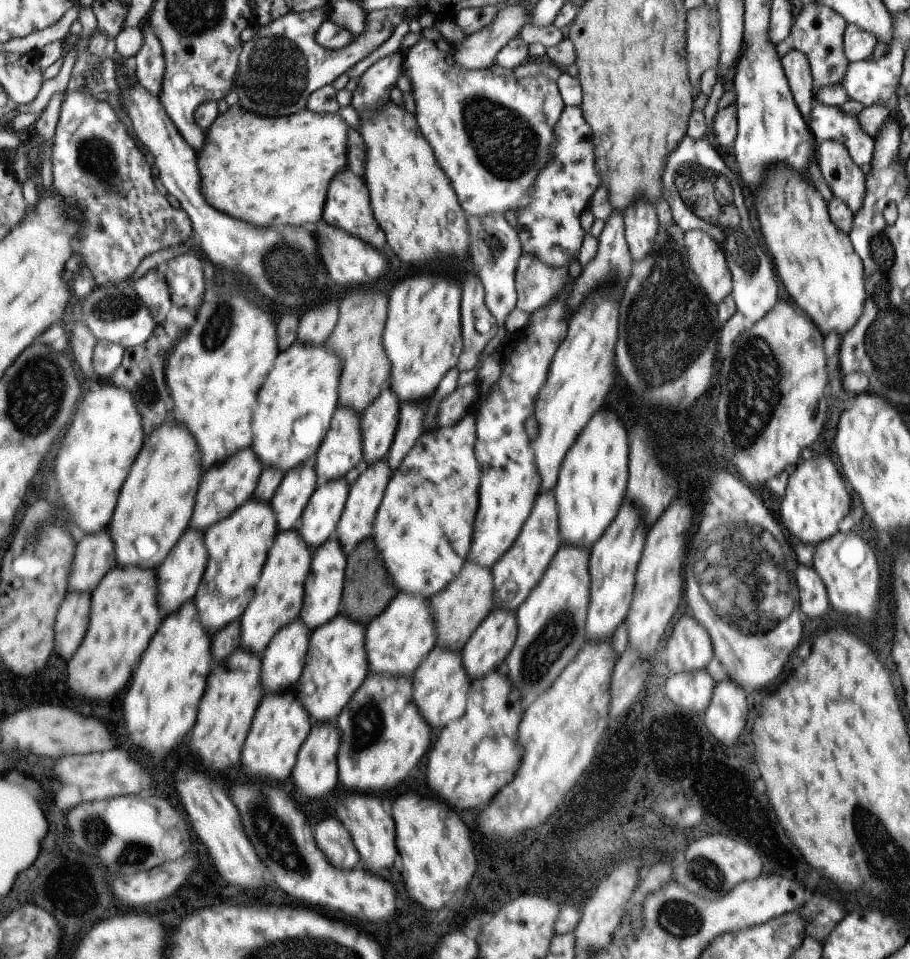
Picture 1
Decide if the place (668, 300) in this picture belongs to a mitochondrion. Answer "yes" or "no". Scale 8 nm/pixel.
yes

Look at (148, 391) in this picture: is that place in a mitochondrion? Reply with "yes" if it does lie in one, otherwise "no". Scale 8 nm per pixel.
yes

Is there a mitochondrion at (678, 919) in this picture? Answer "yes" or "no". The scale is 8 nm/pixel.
yes

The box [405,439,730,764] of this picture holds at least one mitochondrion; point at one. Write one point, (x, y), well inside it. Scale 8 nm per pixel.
(560, 631)

